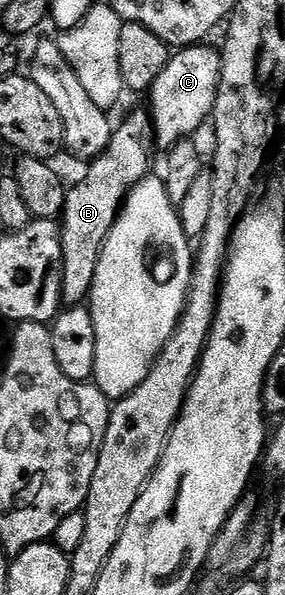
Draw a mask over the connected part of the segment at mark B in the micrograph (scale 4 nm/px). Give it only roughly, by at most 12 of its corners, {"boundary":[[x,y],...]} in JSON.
{"boundary":[[147,109],[68,186],[62,215],[65,307],[89,301],[98,256],[129,190],[149,177]]}

